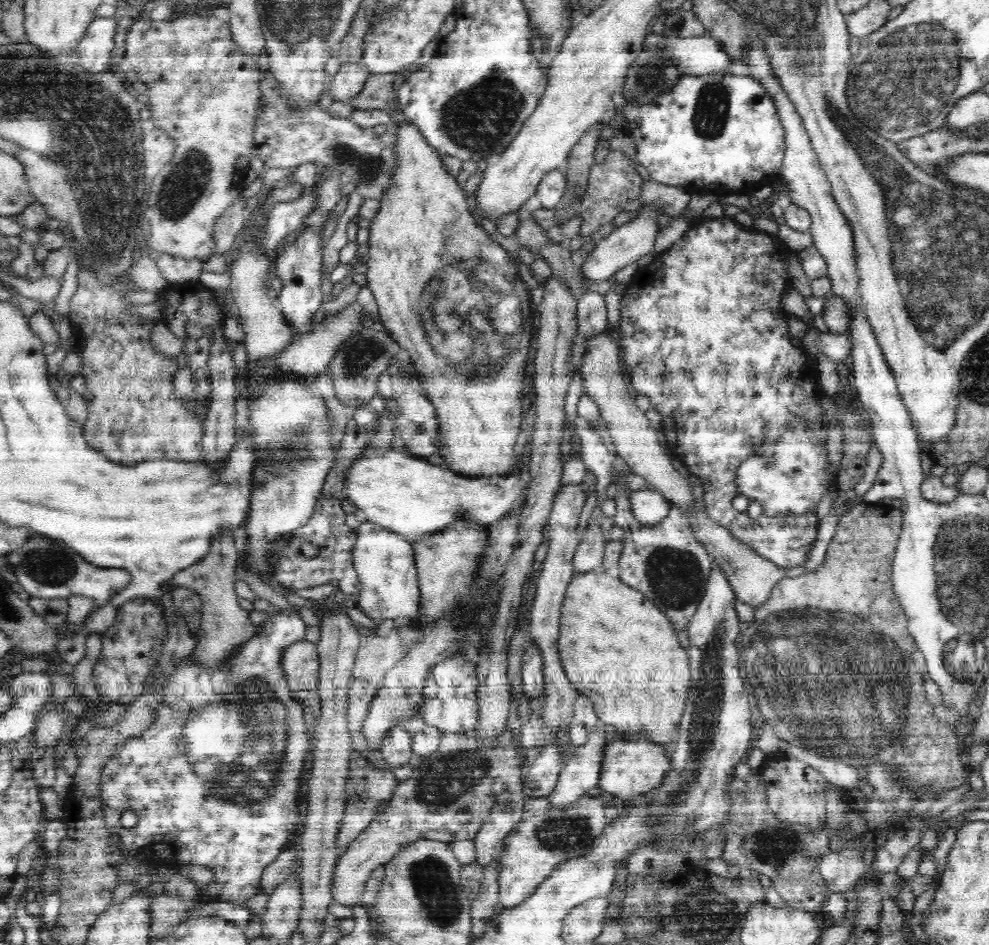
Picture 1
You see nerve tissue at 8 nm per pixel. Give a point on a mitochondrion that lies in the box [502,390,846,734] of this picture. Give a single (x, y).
(673, 575)

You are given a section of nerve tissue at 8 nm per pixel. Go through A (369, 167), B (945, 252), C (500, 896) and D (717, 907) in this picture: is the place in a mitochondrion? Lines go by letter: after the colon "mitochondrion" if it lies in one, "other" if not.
A: mitochondrion
B: mitochondrion
C: other
D: mitochondrion

